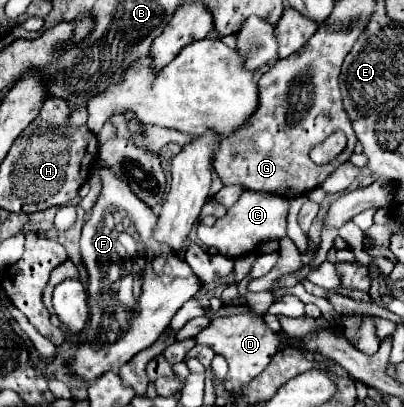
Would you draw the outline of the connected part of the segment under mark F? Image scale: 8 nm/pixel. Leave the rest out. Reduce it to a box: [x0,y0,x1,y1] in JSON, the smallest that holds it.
[67,159,203,385]

